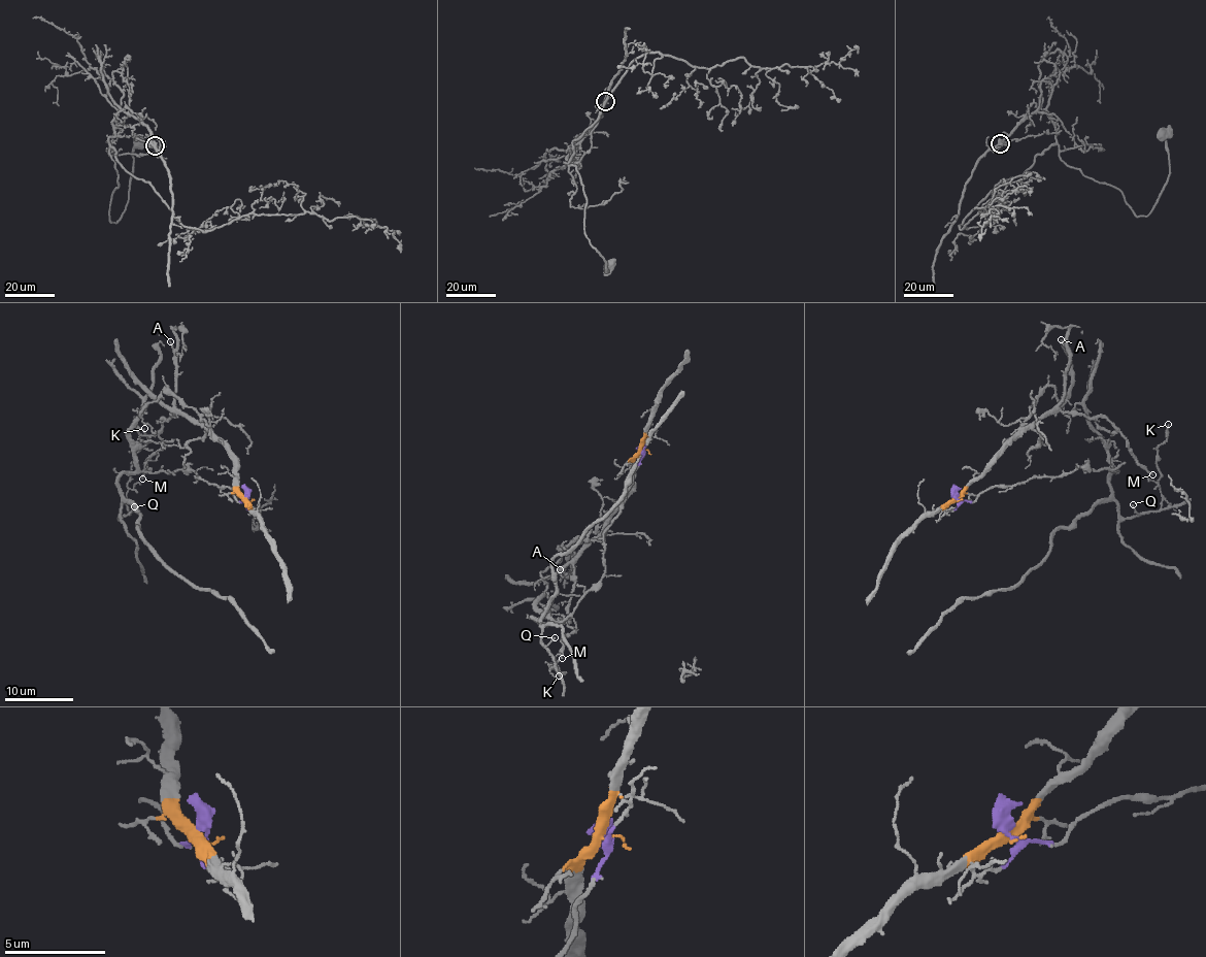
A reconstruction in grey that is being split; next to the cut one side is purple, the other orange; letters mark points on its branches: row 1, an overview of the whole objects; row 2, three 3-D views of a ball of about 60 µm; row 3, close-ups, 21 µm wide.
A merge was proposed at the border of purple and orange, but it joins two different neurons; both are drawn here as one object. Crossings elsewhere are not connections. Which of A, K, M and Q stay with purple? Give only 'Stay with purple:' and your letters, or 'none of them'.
Stay with purple: K, Q

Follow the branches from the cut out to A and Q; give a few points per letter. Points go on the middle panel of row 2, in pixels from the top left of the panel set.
A: (641, 449), (635, 458), (628, 497), (612, 512), (605, 529), (574, 561), (569, 574), (561, 568)
Q: (641, 450), (621, 512), (604, 532), (601, 579), (565, 618), (534, 618), (545, 646), (555, 637)

